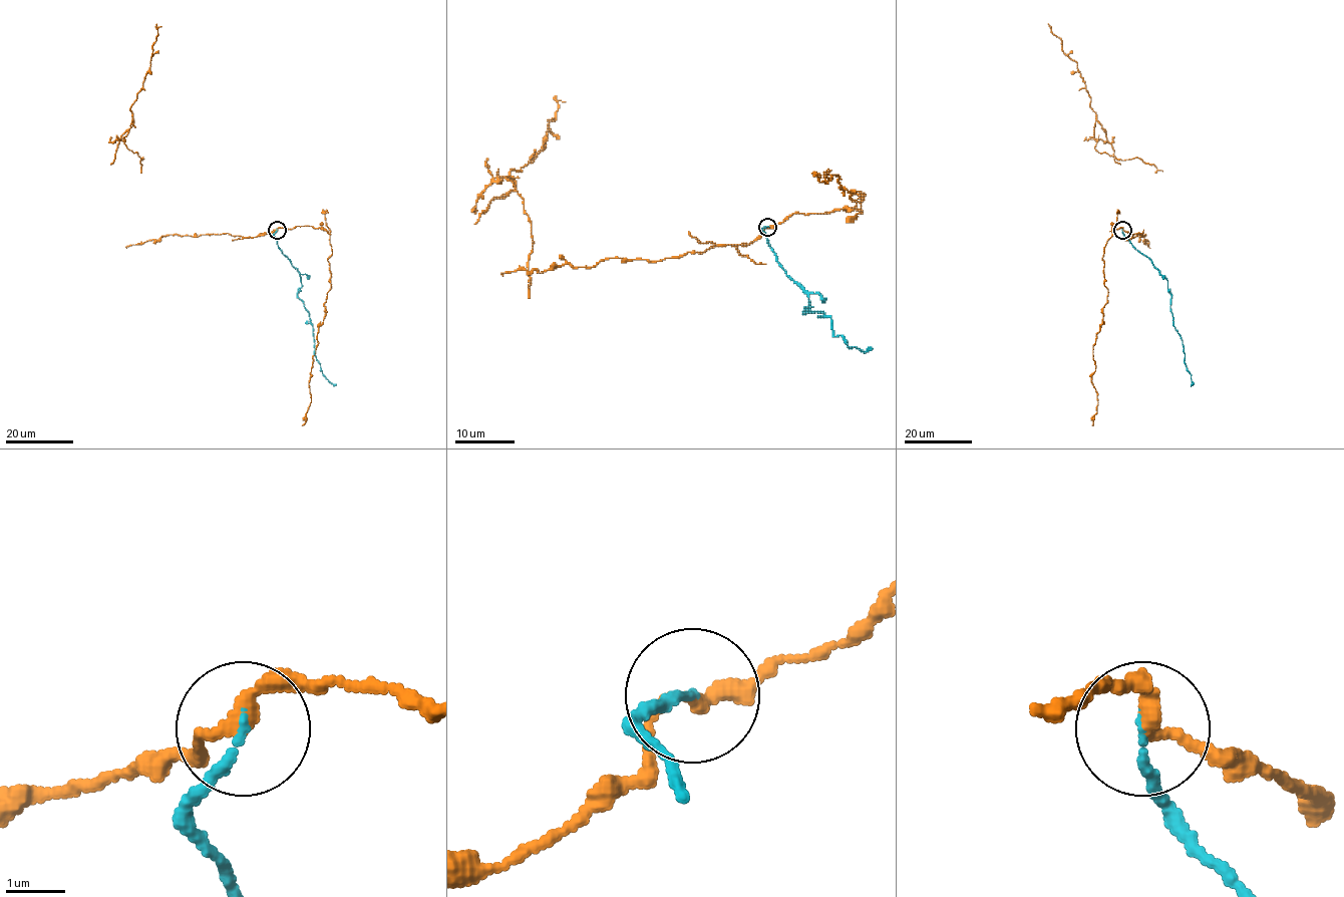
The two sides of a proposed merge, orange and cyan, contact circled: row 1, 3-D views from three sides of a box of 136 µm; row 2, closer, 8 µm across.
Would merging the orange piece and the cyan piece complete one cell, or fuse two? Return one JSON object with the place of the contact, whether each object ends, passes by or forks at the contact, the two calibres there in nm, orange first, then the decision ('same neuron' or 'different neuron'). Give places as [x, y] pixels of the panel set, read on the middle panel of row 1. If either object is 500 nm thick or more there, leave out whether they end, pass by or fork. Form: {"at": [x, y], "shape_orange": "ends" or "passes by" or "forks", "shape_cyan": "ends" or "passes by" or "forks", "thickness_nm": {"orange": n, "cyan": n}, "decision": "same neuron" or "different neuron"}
{"at": [767, 227], "shape_orange": "passes by", "shape_cyan": "ends", "thickness_nm": {"orange": 220, "cyan": 160}, "decision": "different neuron"}

